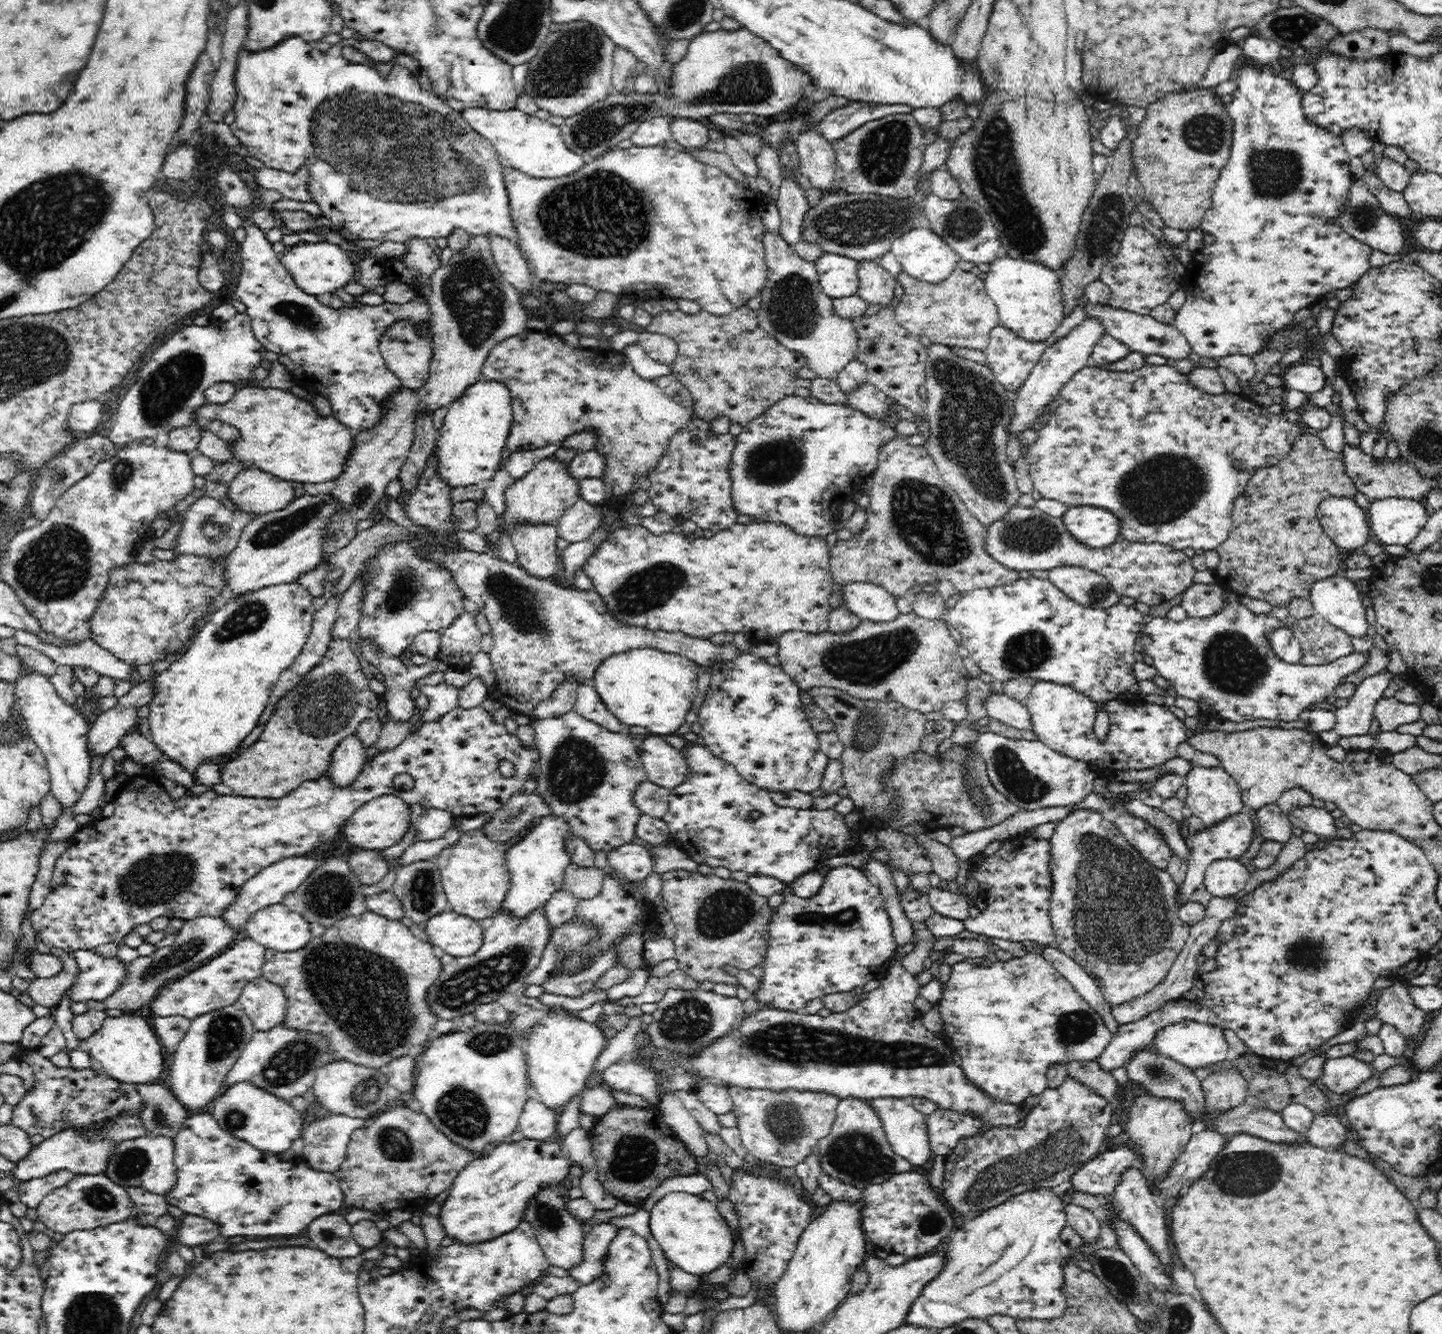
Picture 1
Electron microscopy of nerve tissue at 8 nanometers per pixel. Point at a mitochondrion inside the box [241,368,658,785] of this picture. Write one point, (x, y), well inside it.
(520, 607)

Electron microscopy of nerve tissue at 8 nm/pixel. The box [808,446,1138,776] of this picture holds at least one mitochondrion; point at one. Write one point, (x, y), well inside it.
(925, 518)

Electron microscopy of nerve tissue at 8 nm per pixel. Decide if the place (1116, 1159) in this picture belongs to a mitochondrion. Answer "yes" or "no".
no

